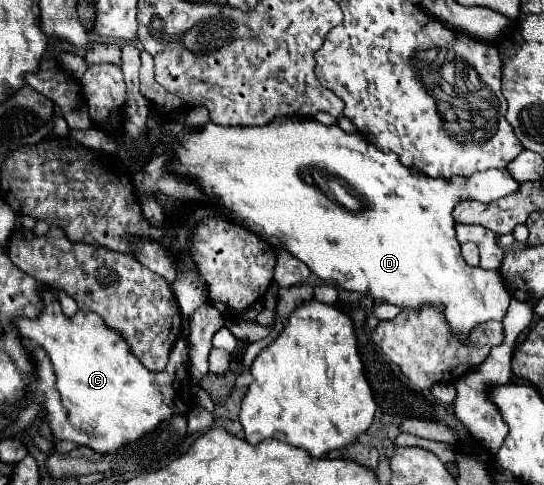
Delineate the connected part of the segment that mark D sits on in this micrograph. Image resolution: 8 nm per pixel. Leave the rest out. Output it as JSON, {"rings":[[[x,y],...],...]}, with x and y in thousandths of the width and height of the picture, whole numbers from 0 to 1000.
{"rings":[[[331,229],[331,237],[324,241],[324,233],[316,237],[313,254],[305,258],[305,299],[320,307],[320,328],[313,348],[338,369],[349,369],[357,377],[364,377],[379,398],[393,402],[401,414],[401,431],[415,443],[426,447],[426,456],[434,456],[438,464],[449,464],[452,472],[463,472],[463,480],[471,480],[474,489],[485,489],[489,501],[496,501],[507,513],[526,513],[529,522],[537,522],[544,534],[559,538],[570,559],[577,559],[588,575],[618,584],[621,592],[636,596],[636,600],[654,600],[654,604],[676,604],[684,616],[706,621],[706,625],[721,625],[728,633],[739,637],[776,637],[779,629],[790,633],[816,633],[816,654],[827,670],[827,687],[838,691],[838,699],[849,711],[860,711],[860,695],[868,687],[868,678],[882,666],[893,662],[923,662],[930,649],[930,637],[938,629],[938,604],[926,592],[926,575],[912,555],[886,555],[886,551],[868,551],[860,546],[849,526],[846,526],[846,501],[838,493],[838,476],[835,476],[835,447],[831,447],[831,431],[842,414],[849,410],[879,410],[879,414],[912,414],[919,406],[930,406],[938,398],[949,398],[949,390],[956,390],[956,377],[938,361],[934,348],[897,348],[890,357],[871,357],[868,365],[860,365],[860,373],[853,373],[849,365],[838,365],[838,373],[809,373],[809,369],[794,369],[779,357],[765,357],[761,348],[746,348],[728,315],[706,315],[699,307],[691,307],[684,295],[676,295],[662,274],[647,278],[629,270],[621,258],[592,258],[581,245],[548,245],[548,241],[511,241],[507,249],[482,258],[482,262],[404,262],[397,254],[382,254],[375,266],[364,266],[357,274],[338,274],[338,241],[342,233]]]}

